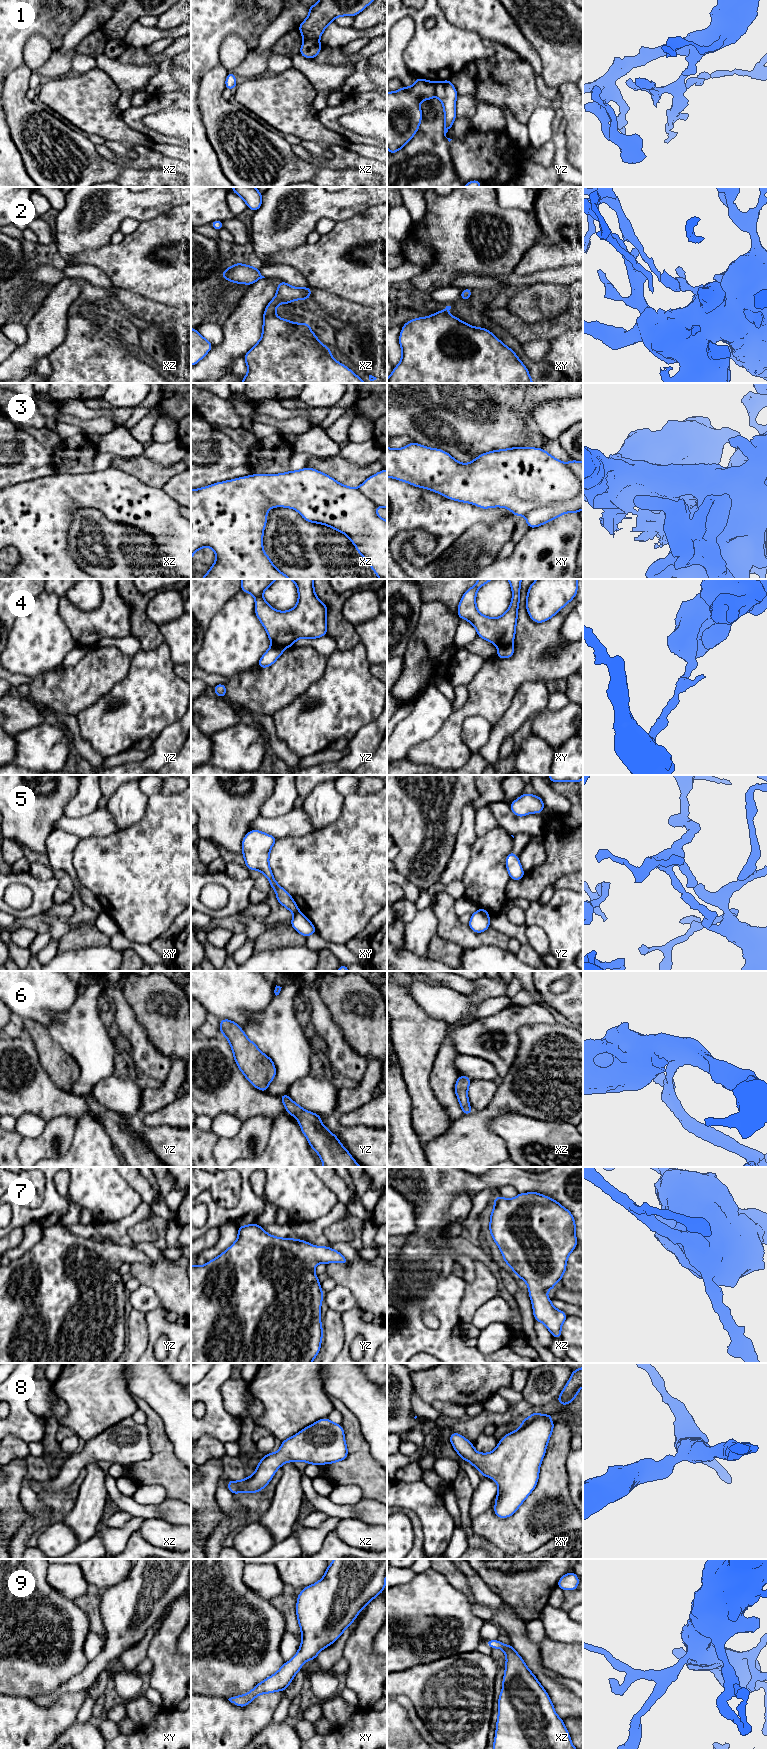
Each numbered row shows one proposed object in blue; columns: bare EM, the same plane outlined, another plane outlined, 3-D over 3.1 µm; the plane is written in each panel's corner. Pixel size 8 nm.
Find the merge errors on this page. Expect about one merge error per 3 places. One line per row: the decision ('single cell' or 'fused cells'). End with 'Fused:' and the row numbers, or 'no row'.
1: fused cells
2: single cell
3: single cell
4: fused cells
5: fused cells
6: single cell
7: single cell
8: single cell
9: single cell
Fused: 1, 4, 5

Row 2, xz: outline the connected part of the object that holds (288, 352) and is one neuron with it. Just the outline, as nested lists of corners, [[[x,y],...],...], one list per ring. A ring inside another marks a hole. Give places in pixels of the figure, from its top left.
[[[282,280],[278,284],[277,293],[266,306],[263,314],[261,339],[243,357],[248,372],[241,383],[366,383],[352,370],[333,358],[330,348],[319,341],[308,323],[295,323],[276,315],[275,309],[280,304],[290,304],[295,300],[308,300],[311,296],[311,289],[310,286],[306,288],[290,286]]]

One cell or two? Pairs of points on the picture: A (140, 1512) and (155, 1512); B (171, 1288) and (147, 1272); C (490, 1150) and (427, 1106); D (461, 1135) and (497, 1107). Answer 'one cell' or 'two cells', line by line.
A: one cell
B: one cell
C: two cells
D: one cell

